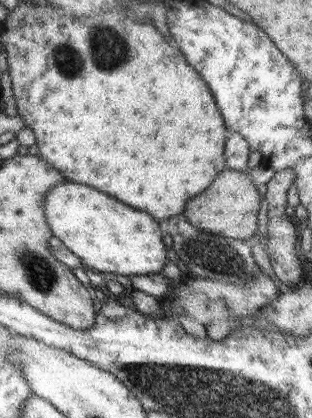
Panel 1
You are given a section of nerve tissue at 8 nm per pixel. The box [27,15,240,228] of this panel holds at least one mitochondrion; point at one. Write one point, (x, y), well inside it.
(107, 49)

